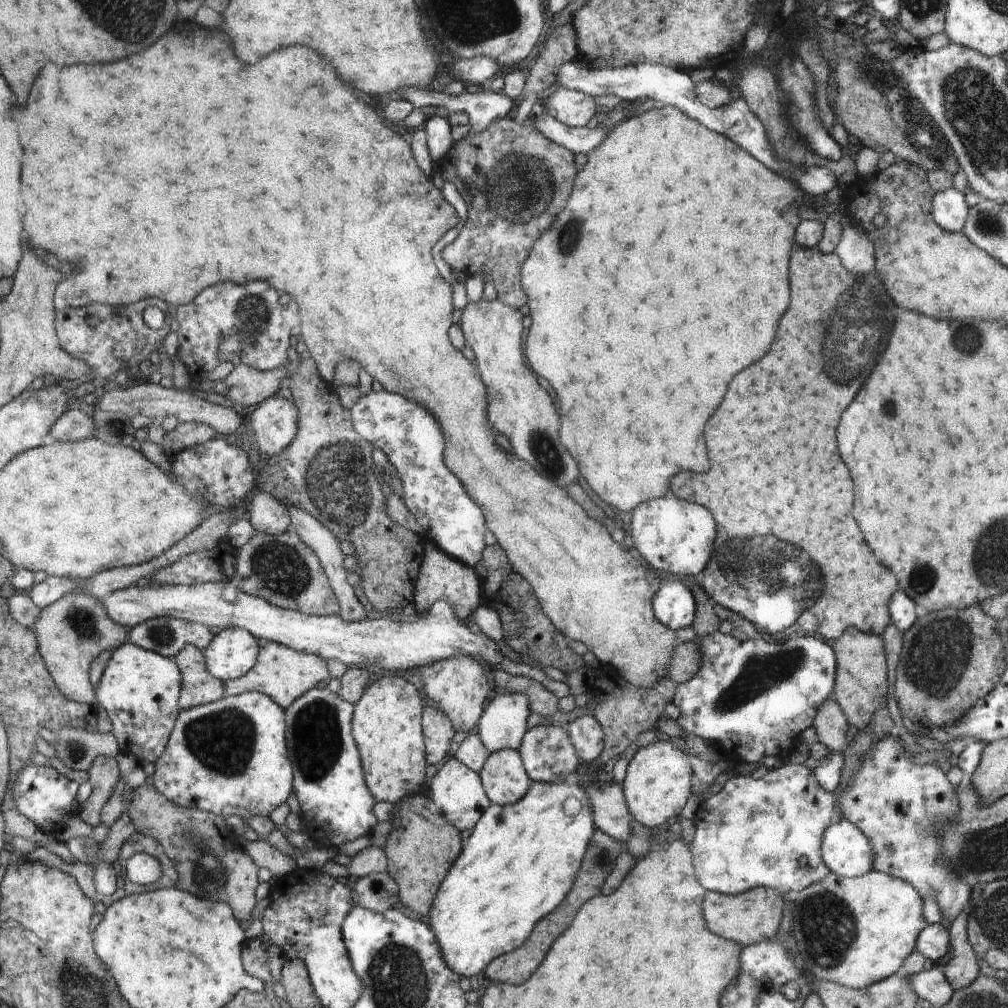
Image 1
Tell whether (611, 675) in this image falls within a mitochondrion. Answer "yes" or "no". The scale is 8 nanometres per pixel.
no

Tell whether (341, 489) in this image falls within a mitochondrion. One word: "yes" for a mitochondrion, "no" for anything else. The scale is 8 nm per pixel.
yes

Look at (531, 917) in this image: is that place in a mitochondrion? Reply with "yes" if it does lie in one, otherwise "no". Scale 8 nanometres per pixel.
no

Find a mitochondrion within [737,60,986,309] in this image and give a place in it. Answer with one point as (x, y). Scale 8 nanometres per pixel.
(917, 129)

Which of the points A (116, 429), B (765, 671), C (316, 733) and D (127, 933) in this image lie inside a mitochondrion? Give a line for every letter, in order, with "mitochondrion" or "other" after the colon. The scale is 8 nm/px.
A: mitochondrion
B: mitochondrion
C: mitochondrion
D: other

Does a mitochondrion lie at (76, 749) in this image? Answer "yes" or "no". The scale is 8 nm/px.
yes

